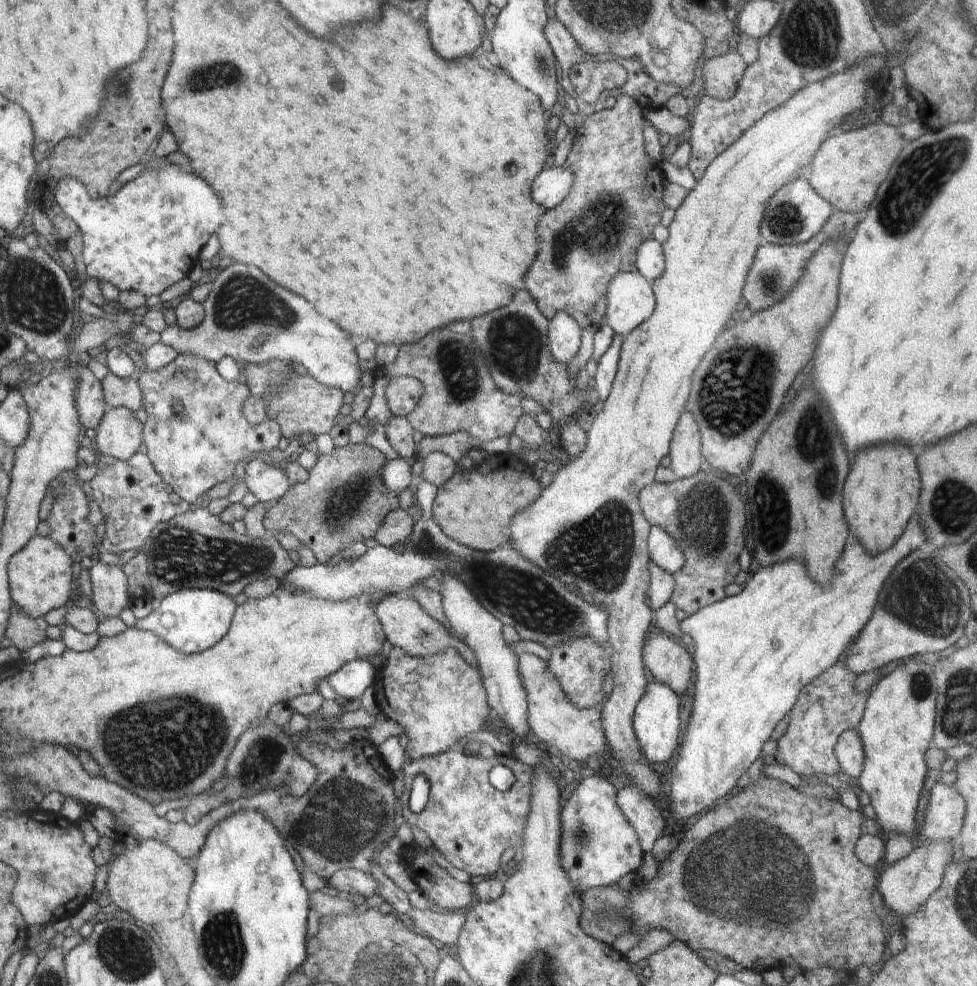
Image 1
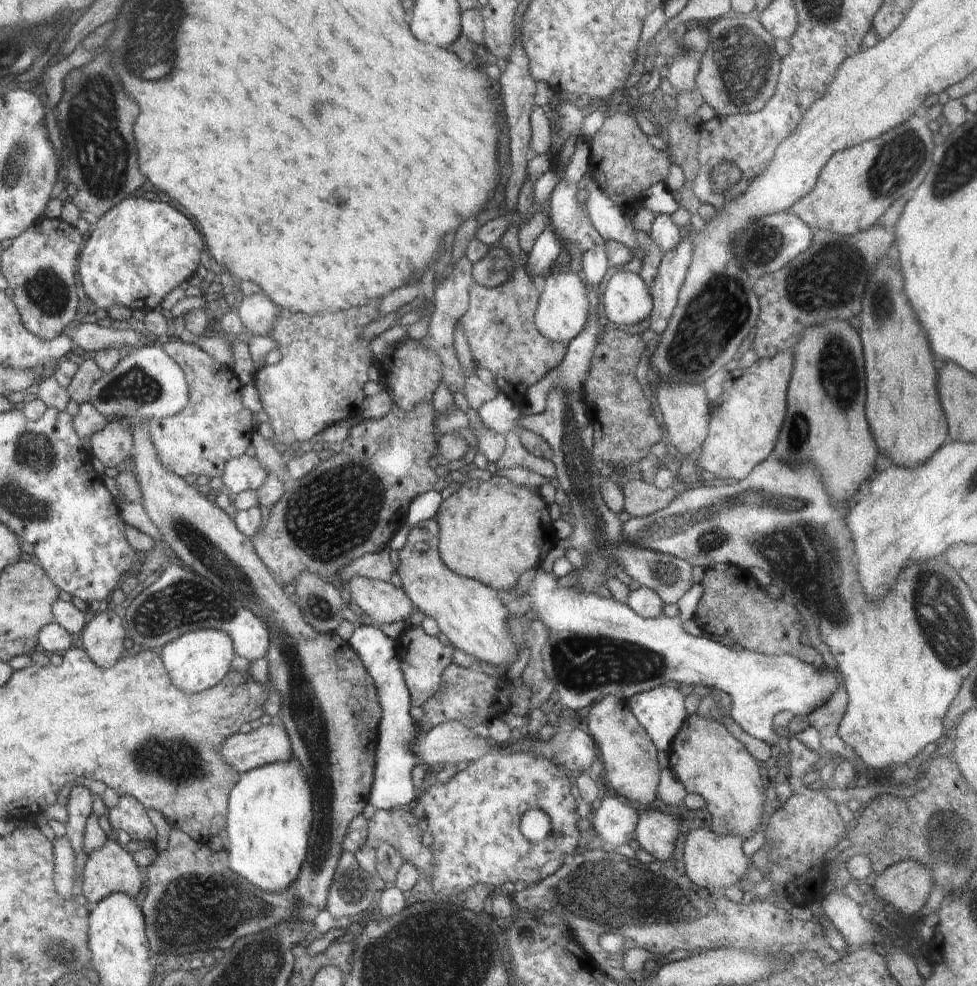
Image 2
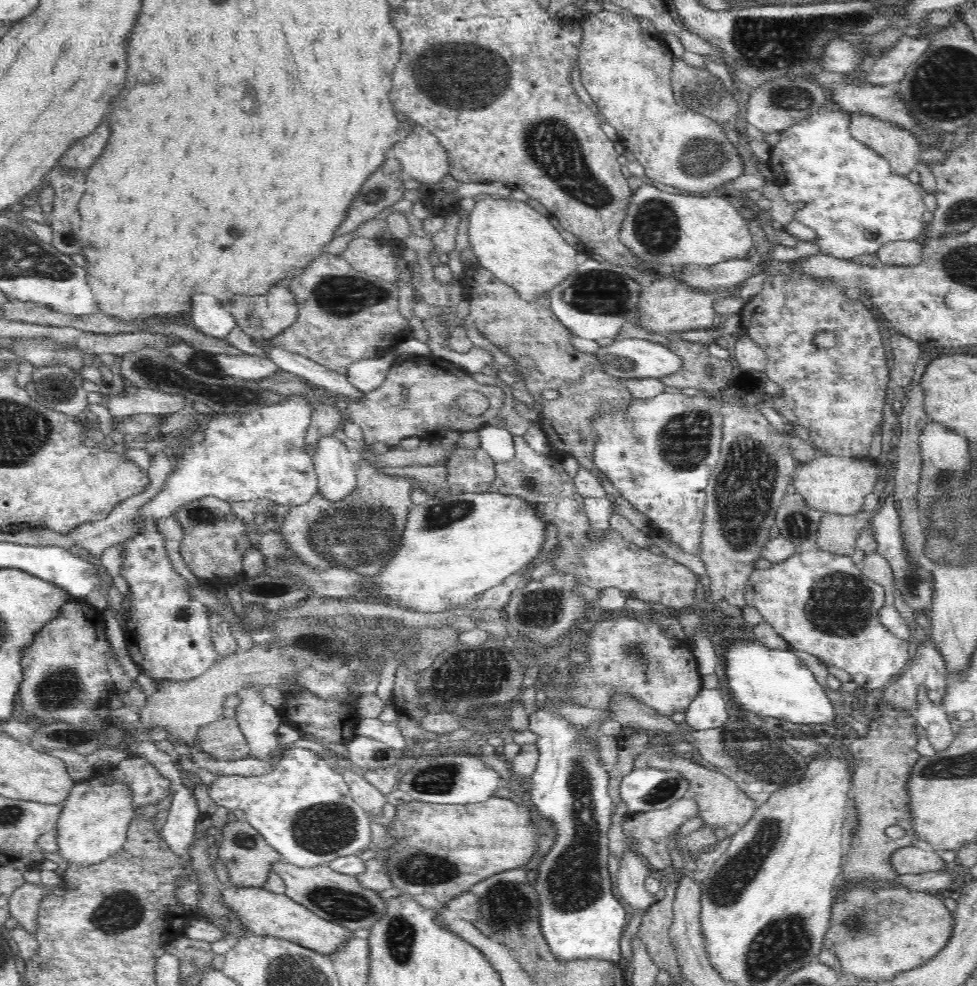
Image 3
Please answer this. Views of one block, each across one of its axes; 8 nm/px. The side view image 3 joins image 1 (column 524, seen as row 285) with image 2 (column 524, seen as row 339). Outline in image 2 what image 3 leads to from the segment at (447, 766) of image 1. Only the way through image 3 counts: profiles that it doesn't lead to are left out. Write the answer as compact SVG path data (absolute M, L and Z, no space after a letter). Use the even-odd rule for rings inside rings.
M527 751L518 753L492 753L468 763L460 772L456 772L446 784L438 784L431 776L430 780L418 791L415 805L422 806L432 835L431 854L435 863L427 880L439 895L440 899L461 900L467 889L475 885L487 885L494 892L502 891L507 882L518 881L536 884L551 876L571 857L578 846L580 831L576 822L580 818L576 811L575 798L571 795L574 779L563 768L547 760L543 755L535 755ZM540 808L550 816L554 824L552 834L540 844L530 842L522 836L520 816L524 812Z

